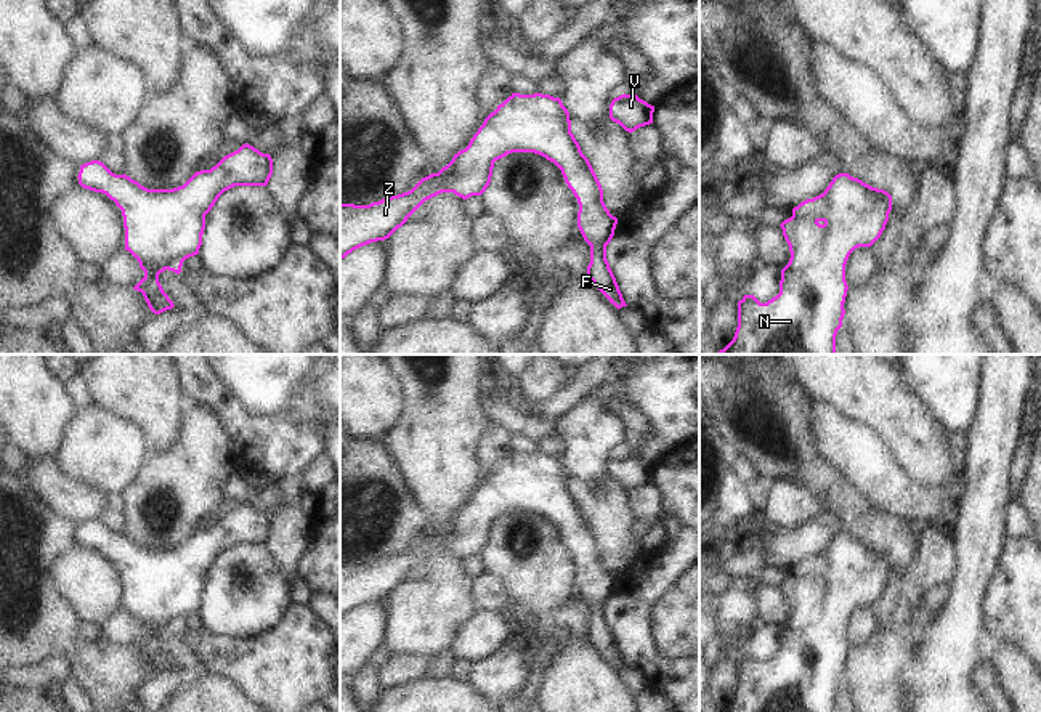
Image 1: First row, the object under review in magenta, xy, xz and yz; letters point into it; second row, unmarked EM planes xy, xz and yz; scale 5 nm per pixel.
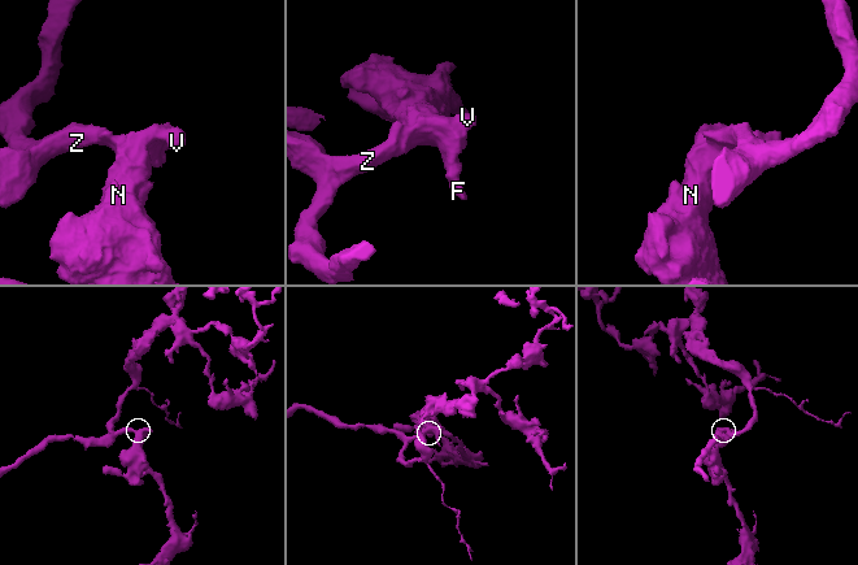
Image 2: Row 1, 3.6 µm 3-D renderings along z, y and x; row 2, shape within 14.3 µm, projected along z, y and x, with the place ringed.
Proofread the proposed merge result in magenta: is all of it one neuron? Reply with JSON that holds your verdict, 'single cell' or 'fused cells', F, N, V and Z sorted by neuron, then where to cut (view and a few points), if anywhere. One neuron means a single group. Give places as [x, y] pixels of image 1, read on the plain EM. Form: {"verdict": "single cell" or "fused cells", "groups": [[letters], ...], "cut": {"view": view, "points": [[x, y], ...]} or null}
{"verdict": "single cell", "groups": [["F", "N", "V", "Z"]], "cut": null}

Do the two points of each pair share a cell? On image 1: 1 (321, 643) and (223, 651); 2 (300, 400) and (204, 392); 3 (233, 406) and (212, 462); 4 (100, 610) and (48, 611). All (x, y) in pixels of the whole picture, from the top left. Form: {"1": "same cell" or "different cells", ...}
{"1": "same cell", "2": "different cells", "3": "different cells", "4": "different cells"}

